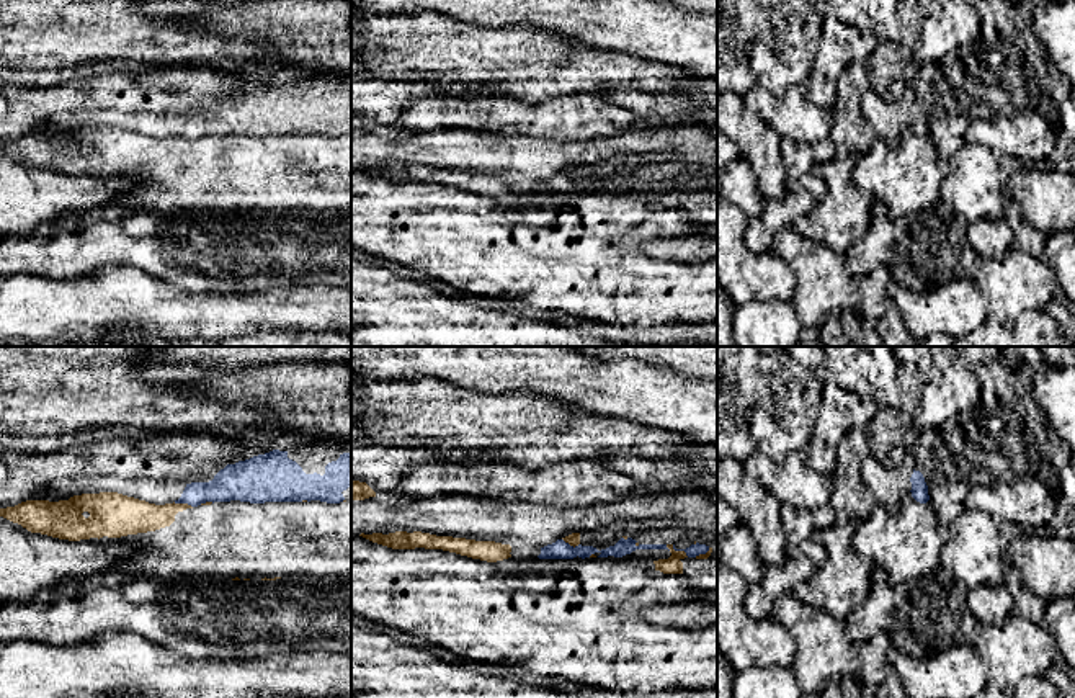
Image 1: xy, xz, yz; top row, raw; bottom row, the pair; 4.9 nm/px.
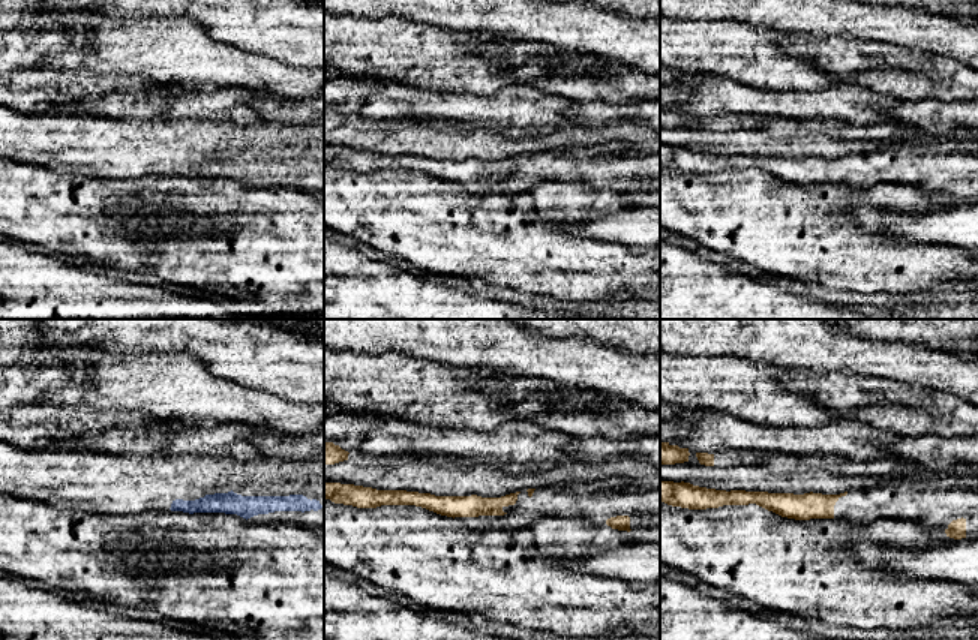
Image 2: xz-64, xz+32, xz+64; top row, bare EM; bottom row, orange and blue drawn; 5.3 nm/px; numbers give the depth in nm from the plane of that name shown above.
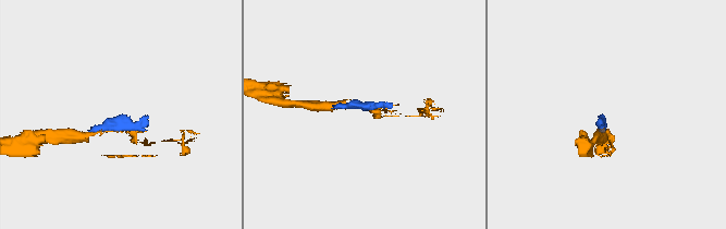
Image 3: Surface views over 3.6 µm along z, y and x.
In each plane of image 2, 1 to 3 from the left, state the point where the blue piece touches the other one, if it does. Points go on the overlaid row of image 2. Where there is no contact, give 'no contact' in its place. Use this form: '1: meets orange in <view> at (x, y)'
1: no contact
2: no contact
3: no contact

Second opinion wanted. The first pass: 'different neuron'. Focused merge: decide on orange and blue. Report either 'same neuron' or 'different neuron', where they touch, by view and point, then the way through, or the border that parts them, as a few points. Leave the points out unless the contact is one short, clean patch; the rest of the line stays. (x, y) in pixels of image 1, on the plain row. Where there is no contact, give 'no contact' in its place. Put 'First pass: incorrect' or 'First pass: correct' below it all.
different neuron | xz (677, 185)
First pass: correct

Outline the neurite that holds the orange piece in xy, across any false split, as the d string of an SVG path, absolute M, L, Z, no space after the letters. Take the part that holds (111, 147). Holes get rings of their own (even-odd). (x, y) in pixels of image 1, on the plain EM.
M100 126L100 128L82 128L74 129L69 134L49 136L49 134L26 134L15 141L0 142L0 150L21 159L31 167L41 167L59 173L80 175L98 172L100 177L116 177L127 178L137 183L137 190L118 199L116 206L127 208L147 208L157 213L175 213L175 211L217 211L224 216L229 214L276 214L276 213L289 213L289 211L351 211L351 134L343 134L340 137L327 137L320 134L302 134L302 136L265 136L265 137L250 137L240 134L230 136L206 136L198 141L191 141L188 137L165 137L155 139L145 134L139 134L134 131L127 131L118 126Z

